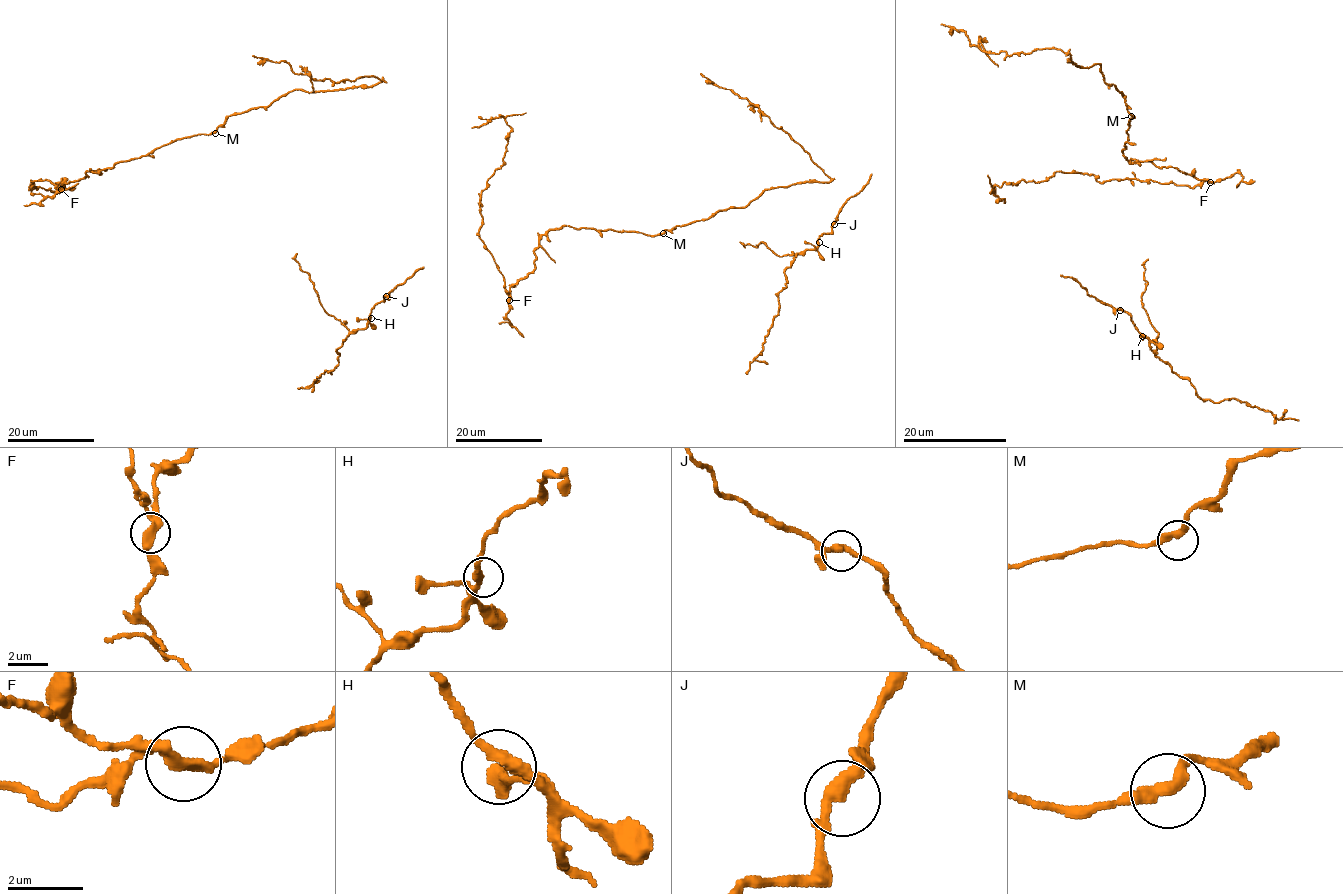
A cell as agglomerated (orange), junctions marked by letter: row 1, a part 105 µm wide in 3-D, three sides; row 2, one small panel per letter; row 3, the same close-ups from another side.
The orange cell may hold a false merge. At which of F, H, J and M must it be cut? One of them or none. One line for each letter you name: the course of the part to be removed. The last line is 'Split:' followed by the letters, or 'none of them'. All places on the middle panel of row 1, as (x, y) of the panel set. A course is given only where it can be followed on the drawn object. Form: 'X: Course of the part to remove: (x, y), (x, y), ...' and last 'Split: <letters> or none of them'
F: Course of the part to remove: (509, 300), (502, 274), (478, 229), (483, 218), (481, 193), (503, 163), (511, 127), (500, 117), (472, 127)
Split: F

